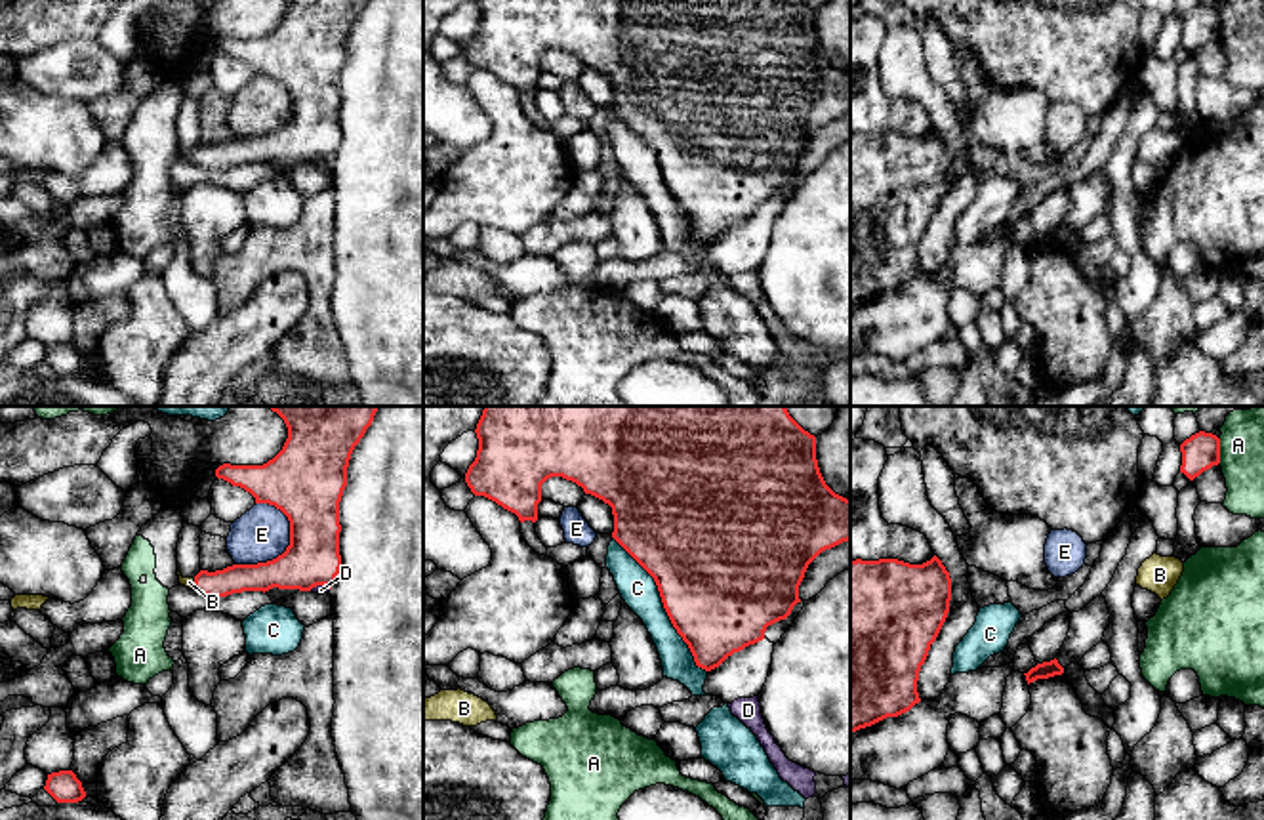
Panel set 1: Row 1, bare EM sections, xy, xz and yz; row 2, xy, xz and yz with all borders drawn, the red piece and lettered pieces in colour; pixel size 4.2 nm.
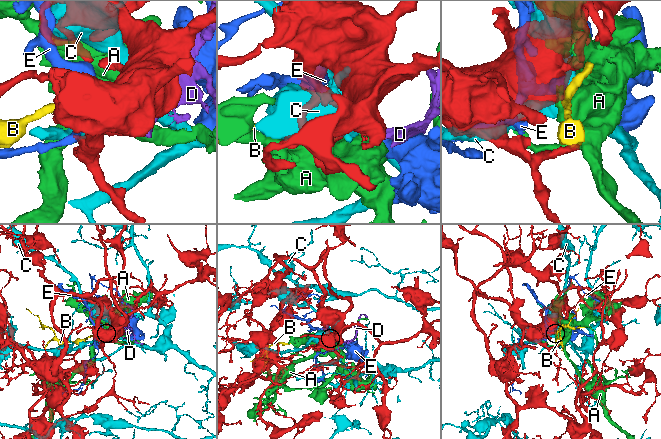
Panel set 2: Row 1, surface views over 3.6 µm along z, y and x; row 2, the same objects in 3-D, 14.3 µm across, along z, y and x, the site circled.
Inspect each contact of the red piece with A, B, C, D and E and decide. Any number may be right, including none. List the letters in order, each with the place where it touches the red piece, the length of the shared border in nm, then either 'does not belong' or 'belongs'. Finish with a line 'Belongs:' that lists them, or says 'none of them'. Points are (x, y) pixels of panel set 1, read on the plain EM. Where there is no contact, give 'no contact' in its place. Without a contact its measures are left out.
A: contact yz (1219, 23); length 100 nm; does not belong
B: contact xy (195, 157); length 60 nm; belongs
C: contact xz (664, 178); length 700 nm; does not belong
D: contact xy (319, 157); length 100 nm; does not belong
E: contact xy (283, 126); length 320 nm; does not belong
Belongs: B

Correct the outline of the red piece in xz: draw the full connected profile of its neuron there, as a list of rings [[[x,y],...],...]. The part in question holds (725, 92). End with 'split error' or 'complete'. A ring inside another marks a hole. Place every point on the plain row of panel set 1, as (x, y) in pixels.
[[[477,0],[479,23],[465,46],[475,69],[484,69],[515,86],[520,95],[538,93],[541,57],[562,50],[612,80],[612,111],[654,151],[663,181],[688,217],[698,240],[711,244],[728,229],[765,212],[768,198],[785,193],[801,175],[799,158],[808,137],[826,122],[850,113],[850,72],[835,67],[824,53],[816,32],[816,10],[803,0]]]; complete

